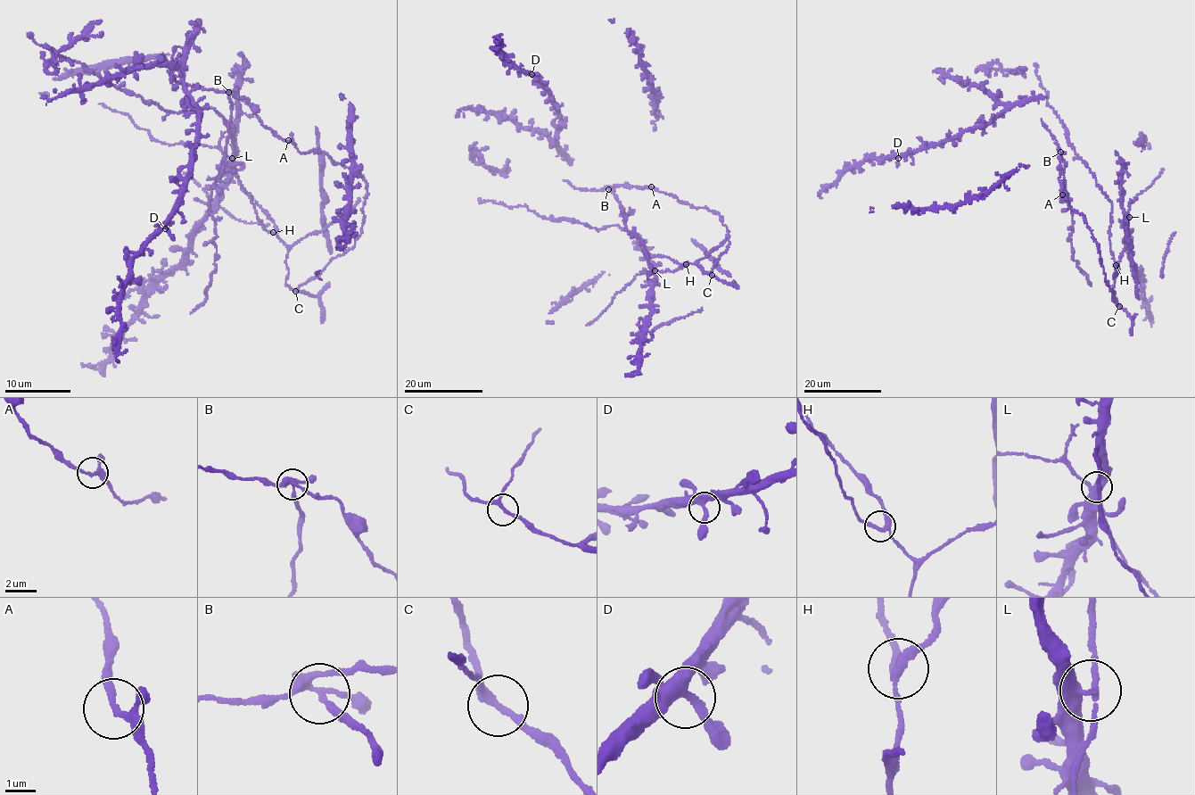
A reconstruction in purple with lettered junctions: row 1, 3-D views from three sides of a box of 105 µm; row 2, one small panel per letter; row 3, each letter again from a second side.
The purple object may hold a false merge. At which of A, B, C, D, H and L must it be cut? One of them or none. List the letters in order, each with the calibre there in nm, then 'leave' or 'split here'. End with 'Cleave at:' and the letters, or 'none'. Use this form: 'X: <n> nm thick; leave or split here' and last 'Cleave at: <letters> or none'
A: 160 nm thick; leave
B: 200 nm thick; split here
C: 200 nm thick; leave
D: 360 nm thick; leave
H: 200 nm thick; leave
L: 260 nm thick; leave
Cleave at: B

